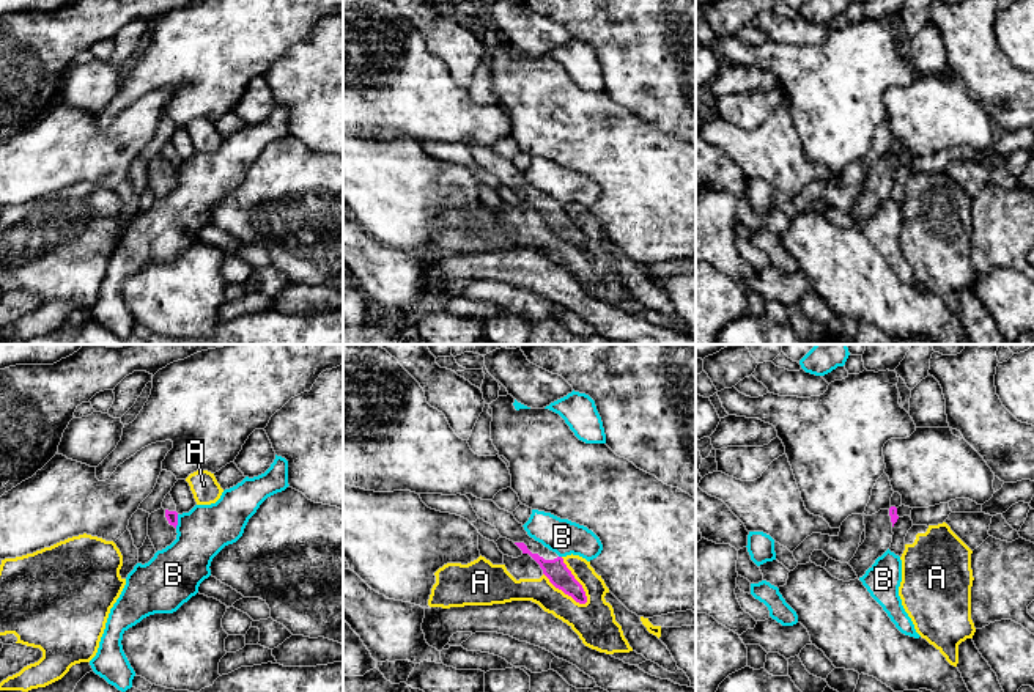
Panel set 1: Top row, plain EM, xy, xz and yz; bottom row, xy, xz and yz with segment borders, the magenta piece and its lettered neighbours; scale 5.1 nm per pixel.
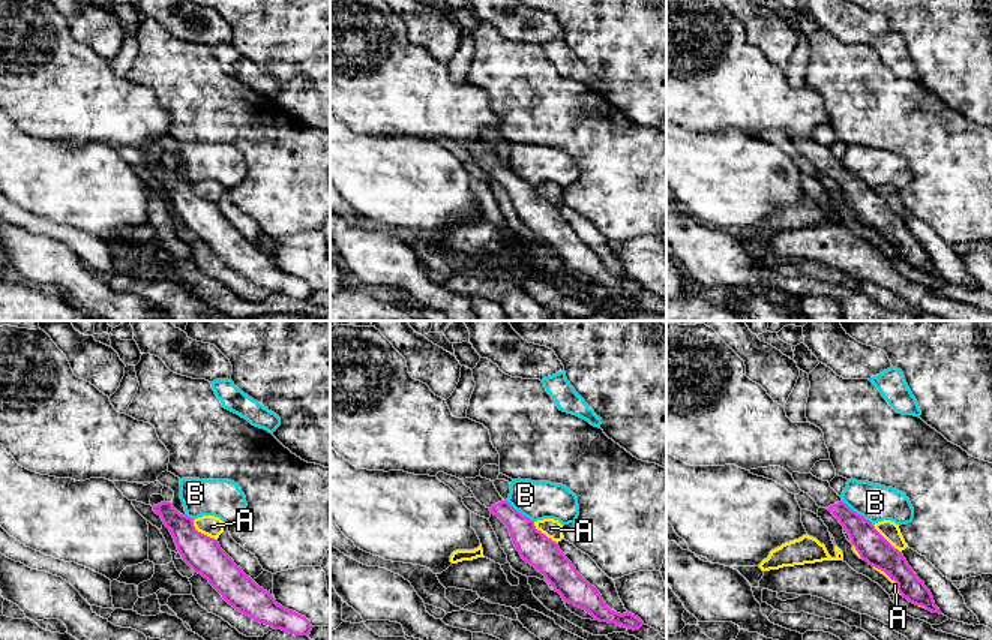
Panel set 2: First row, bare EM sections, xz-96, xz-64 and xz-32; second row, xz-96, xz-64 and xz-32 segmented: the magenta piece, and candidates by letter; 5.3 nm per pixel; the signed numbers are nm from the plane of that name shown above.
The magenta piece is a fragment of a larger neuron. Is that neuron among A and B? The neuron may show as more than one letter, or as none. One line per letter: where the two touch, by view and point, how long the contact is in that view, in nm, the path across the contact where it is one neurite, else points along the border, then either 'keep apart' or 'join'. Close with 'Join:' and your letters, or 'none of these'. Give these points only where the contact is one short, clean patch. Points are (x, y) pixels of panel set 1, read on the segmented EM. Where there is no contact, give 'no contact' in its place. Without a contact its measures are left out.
A: xz (576, 581) | 280 nm | keep apart
B: xy (177, 521) | 70 nm | along xy (178, 515), (175, 527) | keep apart
Join: none of these

